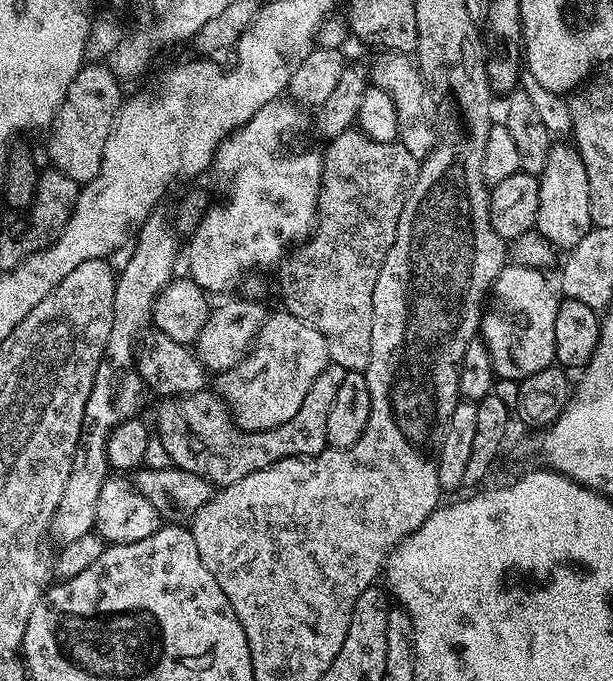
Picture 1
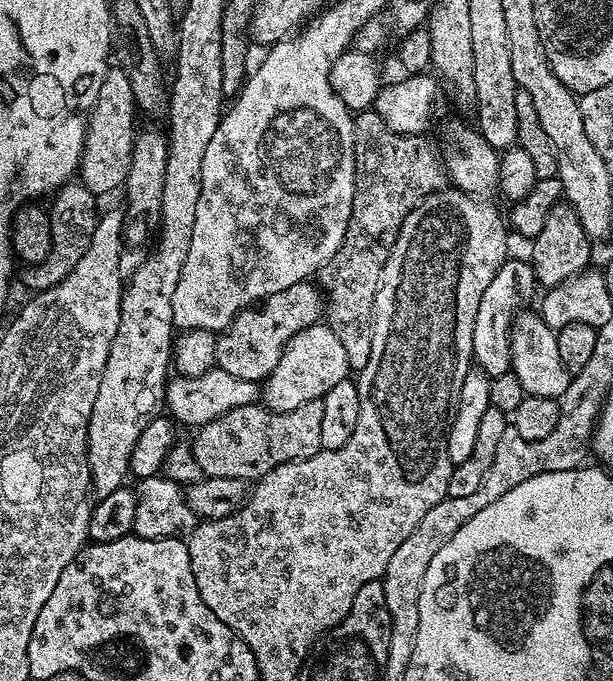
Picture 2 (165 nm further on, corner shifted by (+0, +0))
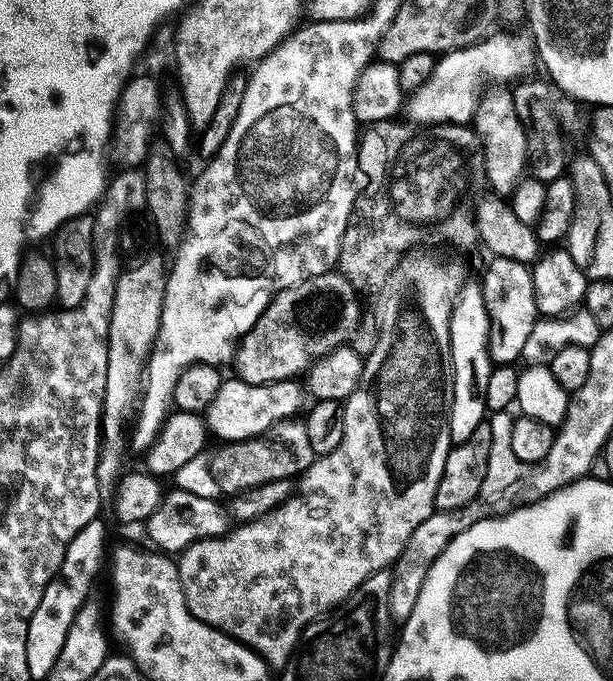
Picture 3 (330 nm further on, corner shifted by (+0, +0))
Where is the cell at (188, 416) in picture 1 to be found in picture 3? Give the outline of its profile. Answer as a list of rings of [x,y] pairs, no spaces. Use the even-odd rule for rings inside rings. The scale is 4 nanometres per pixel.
[[[300,418],[280,420],[261,436],[224,442],[219,447],[216,453],[211,453],[211,468],[214,481],[224,494],[249,492],[254,486],[275,480],[292,480],[304,473],[317,457],[305,421]]]

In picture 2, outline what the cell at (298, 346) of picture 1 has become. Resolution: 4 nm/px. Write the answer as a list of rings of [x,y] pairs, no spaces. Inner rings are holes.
[[[321,322],[294,334],[294,338],[284,348],[278,366],[269,373],[262,384],[262,404],[269,412],[289,412],[298,410],[302,402],[319,400],[343,380],[349,379],[350,369],[346,350],[338,342],[338,334]]]

